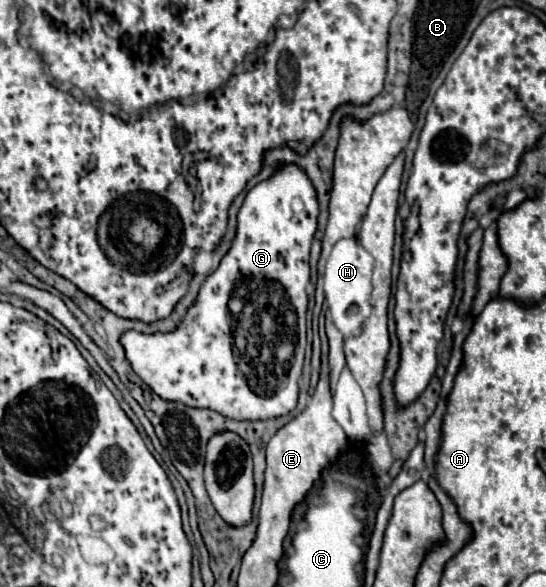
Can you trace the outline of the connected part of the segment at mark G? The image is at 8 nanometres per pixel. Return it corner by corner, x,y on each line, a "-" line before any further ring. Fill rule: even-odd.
280,164
268,180
262,180
246,194
244,204
238,212
236,236
232,240
230,250
222,258
220,266
204,280
194,304
186,310
186,316
176,326
176,330
156,332
156,334
142,334
136,330
126,330
120,336
120,344
124,348
126,360
130,362
132,370
158,396
164,396
166,400
180,400
194,408
212,408
228,418
236,418
236,420
272,418
272,416
282,416
282,414
288,414
290,410
294,410
296,400
298,400
298,381
302,375
307,345
306,315
309,303
307,287
310,284
308,256
310,256
310,244
312,244
312,238
316,232
316,220
318,220
318,194
316,194
312,180
308,180
306,172
302,168
298,168
296,164
-
232,284
234,286
252,284
254,292
260,292
264,288
264,304
266,304
266,312
270,314
270,322
272,322
272,326
268,330
270,344
274,340
280,340
280,332
282,332
282,336
292,336
292,344
296,344
296,330
298,331
298,343
296,352
292,356
292,364
290,364
284,380
280,380
280,384
276,384
278,390
272,396
254,394
250,390
250,386
246,384
243,373
236,368
236,358
232,356
232,330
228,324
228,292
232,292

